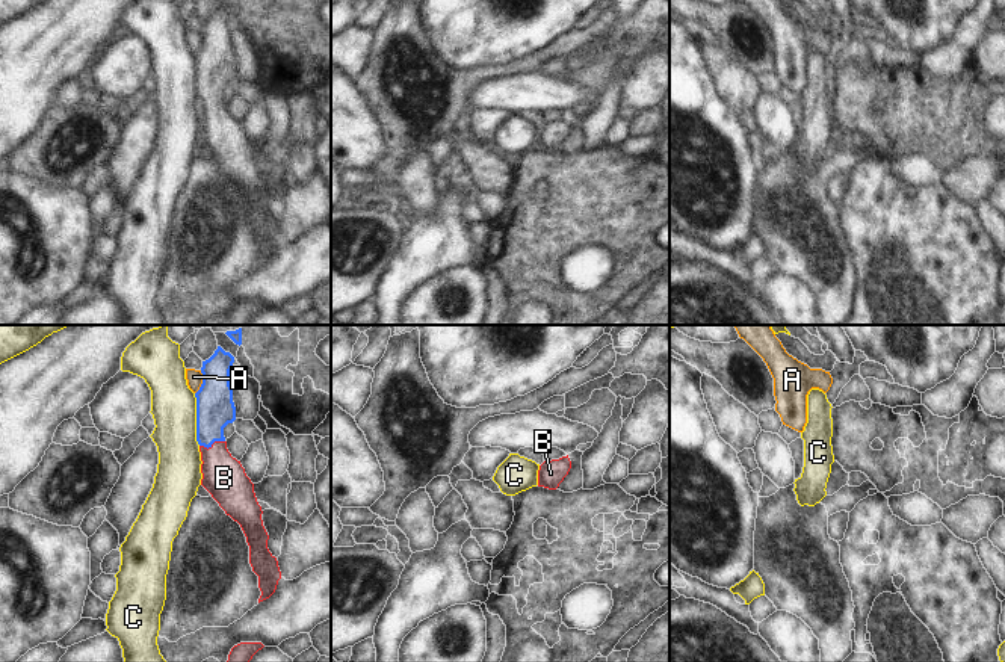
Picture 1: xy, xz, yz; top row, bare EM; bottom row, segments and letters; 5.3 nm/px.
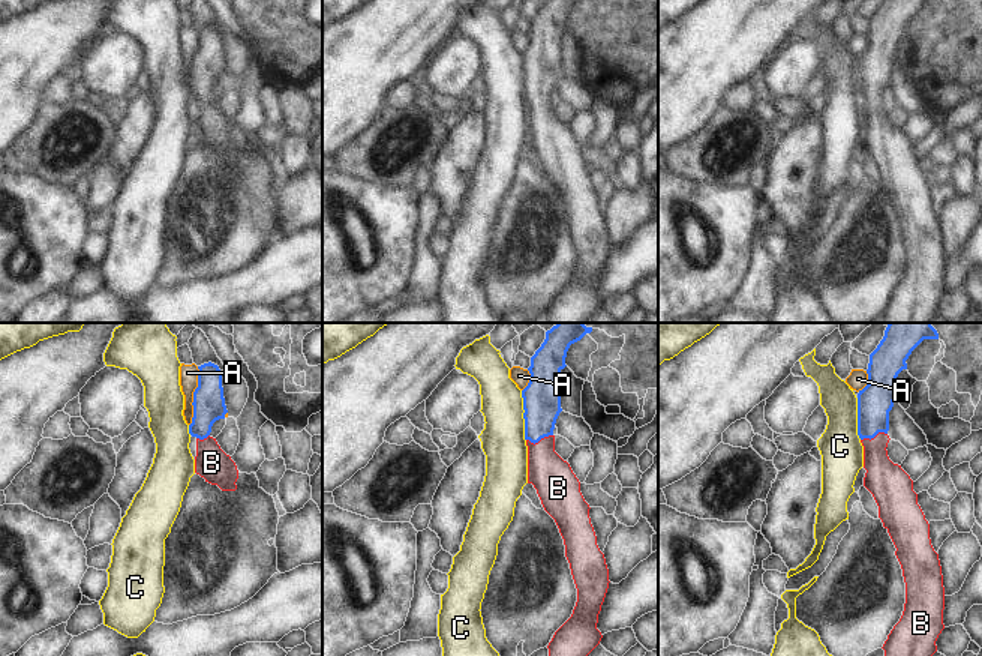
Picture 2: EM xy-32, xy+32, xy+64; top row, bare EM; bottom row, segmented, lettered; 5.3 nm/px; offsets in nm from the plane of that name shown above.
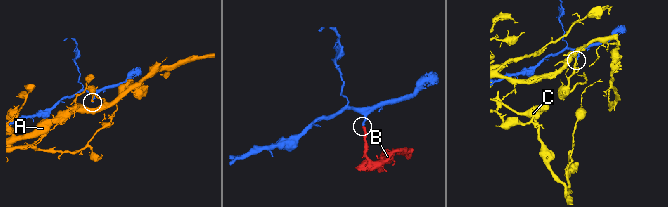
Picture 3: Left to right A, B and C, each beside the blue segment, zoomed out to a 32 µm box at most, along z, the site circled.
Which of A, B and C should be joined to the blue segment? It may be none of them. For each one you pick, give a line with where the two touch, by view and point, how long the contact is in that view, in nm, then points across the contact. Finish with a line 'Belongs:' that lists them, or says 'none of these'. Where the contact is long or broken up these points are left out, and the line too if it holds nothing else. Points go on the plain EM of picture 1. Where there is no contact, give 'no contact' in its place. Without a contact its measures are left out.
B: xy (212, 105) | 140 nm | across xy (215, 70), (212, 77), (212, 105), (224, 139)
Belongs: B

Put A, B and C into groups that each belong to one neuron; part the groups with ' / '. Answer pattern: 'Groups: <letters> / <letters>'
Groups: A / B / C.

